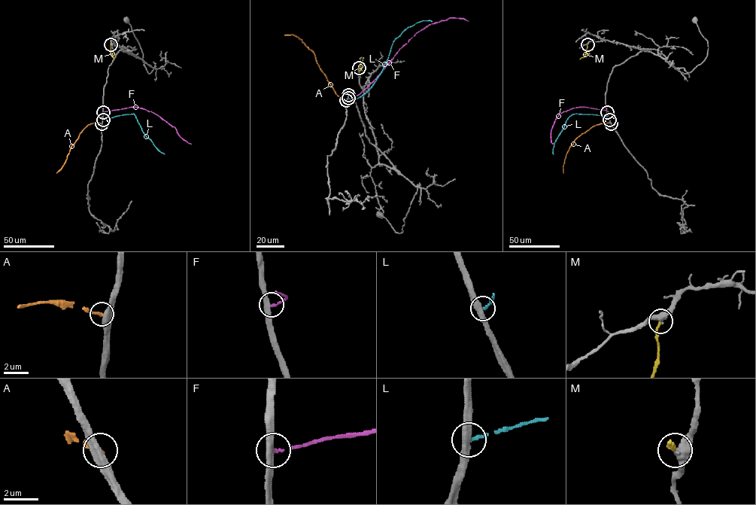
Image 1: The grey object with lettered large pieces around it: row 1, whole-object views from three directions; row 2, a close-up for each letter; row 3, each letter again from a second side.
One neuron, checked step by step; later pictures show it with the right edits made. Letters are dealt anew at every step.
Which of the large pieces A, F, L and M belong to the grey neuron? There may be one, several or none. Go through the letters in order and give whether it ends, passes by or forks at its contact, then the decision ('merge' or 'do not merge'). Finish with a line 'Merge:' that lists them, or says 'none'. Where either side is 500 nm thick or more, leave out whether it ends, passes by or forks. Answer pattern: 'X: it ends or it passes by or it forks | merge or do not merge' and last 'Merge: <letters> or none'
A: do not merge
F: it ends | do not merge
L: it ends | do not merge
M: it ends | do not merge
Merge: none

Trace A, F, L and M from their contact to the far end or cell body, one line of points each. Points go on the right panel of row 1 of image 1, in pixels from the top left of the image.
A: (611, 123), (593, 126), (575, 140), (566, 154), (563, 173)
F: (607, 112), (582, 107), (563, 111), (551, 128), (551, 137), (553, 144)
L: (609, 120), (602, 115), (572, 114), (554, 143), (554, 154)
M: (587, 44), (585, 56), (580, 59)

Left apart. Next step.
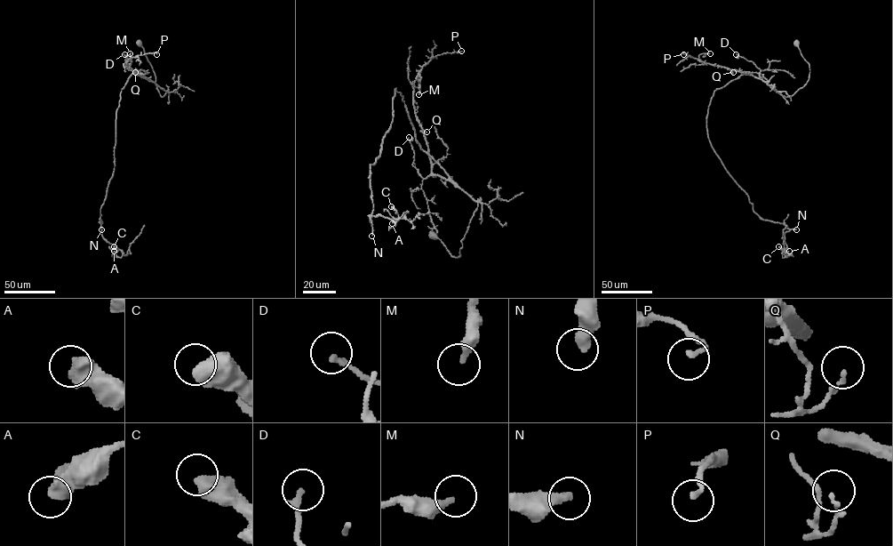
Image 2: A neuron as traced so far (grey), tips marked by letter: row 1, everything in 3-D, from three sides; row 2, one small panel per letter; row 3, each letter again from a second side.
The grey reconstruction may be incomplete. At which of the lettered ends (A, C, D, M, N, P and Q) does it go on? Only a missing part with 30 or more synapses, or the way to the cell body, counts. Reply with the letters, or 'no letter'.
N

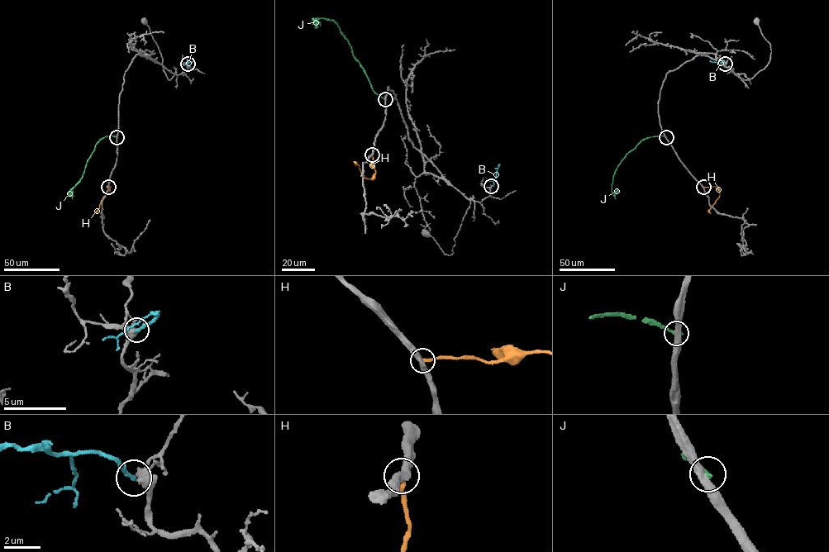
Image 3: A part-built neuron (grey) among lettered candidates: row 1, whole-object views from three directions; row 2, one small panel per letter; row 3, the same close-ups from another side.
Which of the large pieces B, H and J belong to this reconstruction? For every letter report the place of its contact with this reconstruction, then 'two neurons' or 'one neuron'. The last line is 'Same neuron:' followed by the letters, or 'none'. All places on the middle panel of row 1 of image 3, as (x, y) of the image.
B: meets grey at (491, 186); one neuron
H: meets grey at (372, 154); two neurons
J: meets grey at (385, 99); two neurons
Same neuron: B

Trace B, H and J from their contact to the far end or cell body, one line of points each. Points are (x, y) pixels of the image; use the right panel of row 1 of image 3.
B: (725, 64), (709, 61)
H: (703, 187), (716, 187), (720, 192), (709, 210), (711, 213)
J: (666, 137), (642, 140), (626, 155), (613, 175), (612, 186), (613, 195), (617, 189)

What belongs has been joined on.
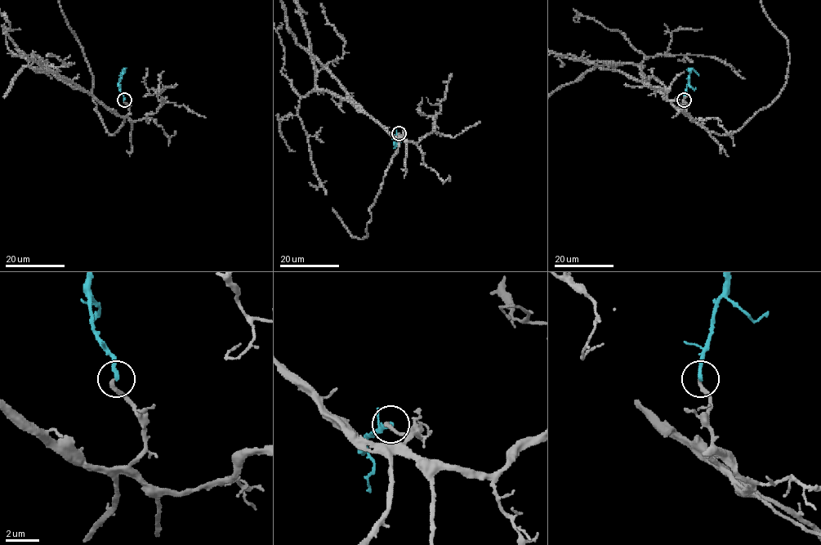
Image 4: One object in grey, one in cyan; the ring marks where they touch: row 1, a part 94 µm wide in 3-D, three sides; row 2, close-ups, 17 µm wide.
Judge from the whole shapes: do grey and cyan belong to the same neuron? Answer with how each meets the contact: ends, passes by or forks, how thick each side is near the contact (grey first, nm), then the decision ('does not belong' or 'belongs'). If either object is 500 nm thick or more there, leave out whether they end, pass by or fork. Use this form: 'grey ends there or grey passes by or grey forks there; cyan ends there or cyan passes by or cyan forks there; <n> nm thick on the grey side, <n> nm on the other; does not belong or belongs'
grey ends there; cyan ends there; 240 nm thick on the grey side, 240 nm on the other; belongs

